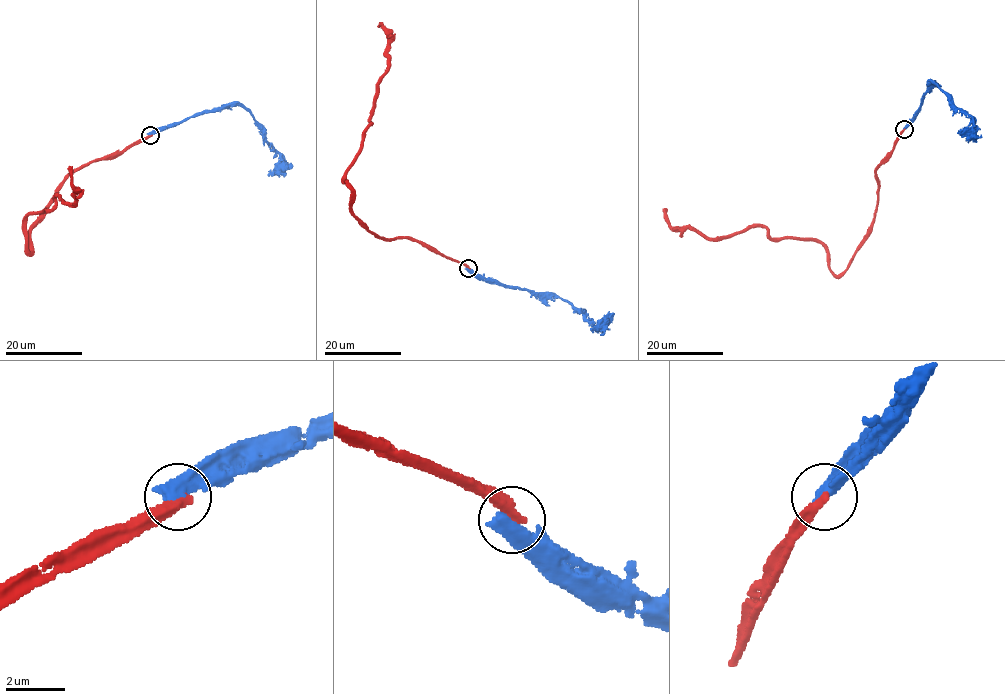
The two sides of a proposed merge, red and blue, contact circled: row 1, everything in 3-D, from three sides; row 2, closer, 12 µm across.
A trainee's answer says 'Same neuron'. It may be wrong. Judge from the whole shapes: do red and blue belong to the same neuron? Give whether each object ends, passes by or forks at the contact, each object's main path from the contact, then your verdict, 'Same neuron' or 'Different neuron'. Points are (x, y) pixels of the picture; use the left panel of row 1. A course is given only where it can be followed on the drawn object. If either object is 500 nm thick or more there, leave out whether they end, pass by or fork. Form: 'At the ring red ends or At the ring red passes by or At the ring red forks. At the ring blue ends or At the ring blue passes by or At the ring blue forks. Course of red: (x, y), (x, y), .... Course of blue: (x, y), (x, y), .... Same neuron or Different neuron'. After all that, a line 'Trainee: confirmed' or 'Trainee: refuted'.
Course of red: (150, 134), (79, 166), (31, 231), (30, 252), (28, 215), (50, 209), (56, 195), (74, 203), (69, 166). Course of blue: (150, 134), (191, 117), (242, 104), (279, 155), (281, 173), (277, 170). Different neuron
Trainee: refuted

